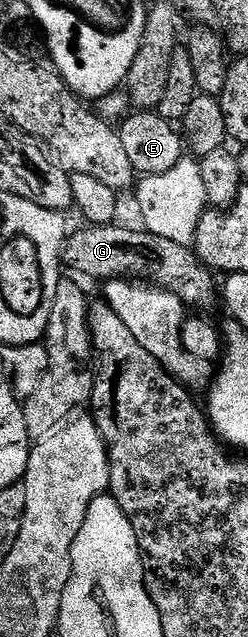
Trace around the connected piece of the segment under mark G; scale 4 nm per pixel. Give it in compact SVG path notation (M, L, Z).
M84 225L84 230L68 233L63 244L62 261L71 270L84 274L87 278L134 279L151 283L168 290L182 300L187 308L196 306L196 311L207 312L217 302L216 275L196 257L191 246L175 244L164 237L147 233L143 228L130 230L127 226Z

